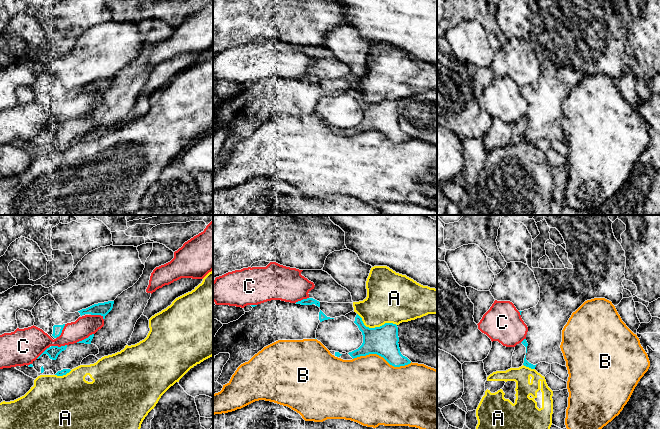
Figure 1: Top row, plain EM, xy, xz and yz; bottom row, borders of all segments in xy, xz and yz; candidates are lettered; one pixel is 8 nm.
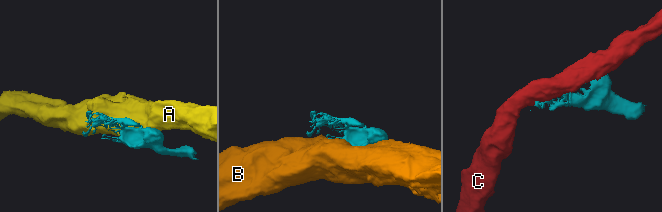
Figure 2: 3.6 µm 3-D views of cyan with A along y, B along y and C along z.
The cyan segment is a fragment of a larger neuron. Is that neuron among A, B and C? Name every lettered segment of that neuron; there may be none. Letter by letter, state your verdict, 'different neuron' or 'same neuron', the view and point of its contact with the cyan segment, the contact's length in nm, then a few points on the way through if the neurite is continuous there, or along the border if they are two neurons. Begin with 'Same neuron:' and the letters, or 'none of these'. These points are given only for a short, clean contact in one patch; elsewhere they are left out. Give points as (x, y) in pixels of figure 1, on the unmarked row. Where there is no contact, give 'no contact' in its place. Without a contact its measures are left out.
Same neuron: none of these
A: different neuron | xz (375, 103) | 340 nm
B: different neuron | xz (382, 132) | 480 nm
C: different neuron | xy (84, 115) | 160 nm

